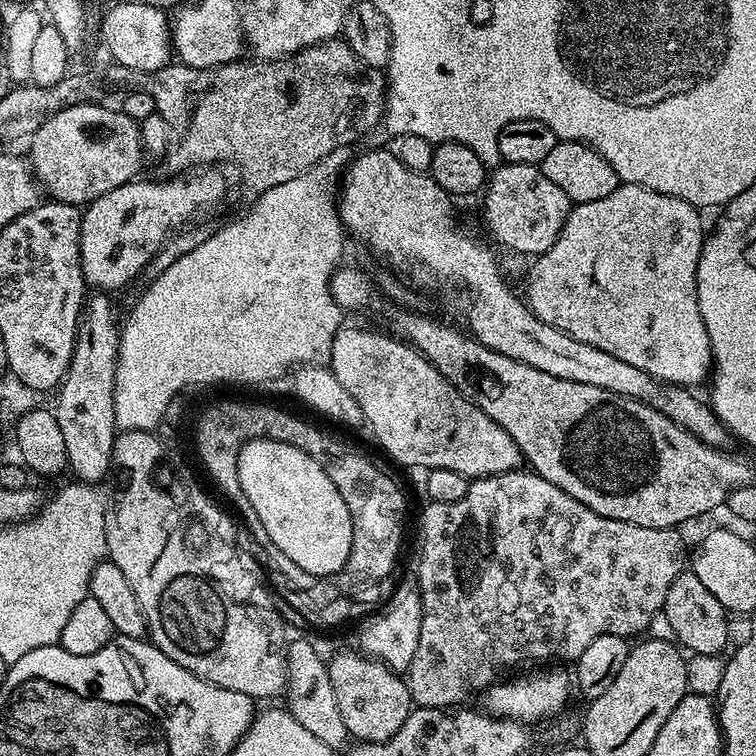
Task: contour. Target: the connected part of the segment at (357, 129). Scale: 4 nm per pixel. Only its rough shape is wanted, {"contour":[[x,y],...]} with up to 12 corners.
{"contour":[[340,38],[137,75],[176,170],[252,198],[352,146],[385,73]]}

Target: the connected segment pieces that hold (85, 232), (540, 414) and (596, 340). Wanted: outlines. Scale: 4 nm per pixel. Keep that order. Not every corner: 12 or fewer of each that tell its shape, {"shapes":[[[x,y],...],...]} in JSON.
{"shapes":[[[220,172],[137,178],[80,217],[89,289],[139,277],[223,202]],[[400,308],[389,329],[606,518],[676,528],[752,468],[642,402]],[[621,183],[573,204],[523,295],[542,322],[695,389],[706,224]]]}

